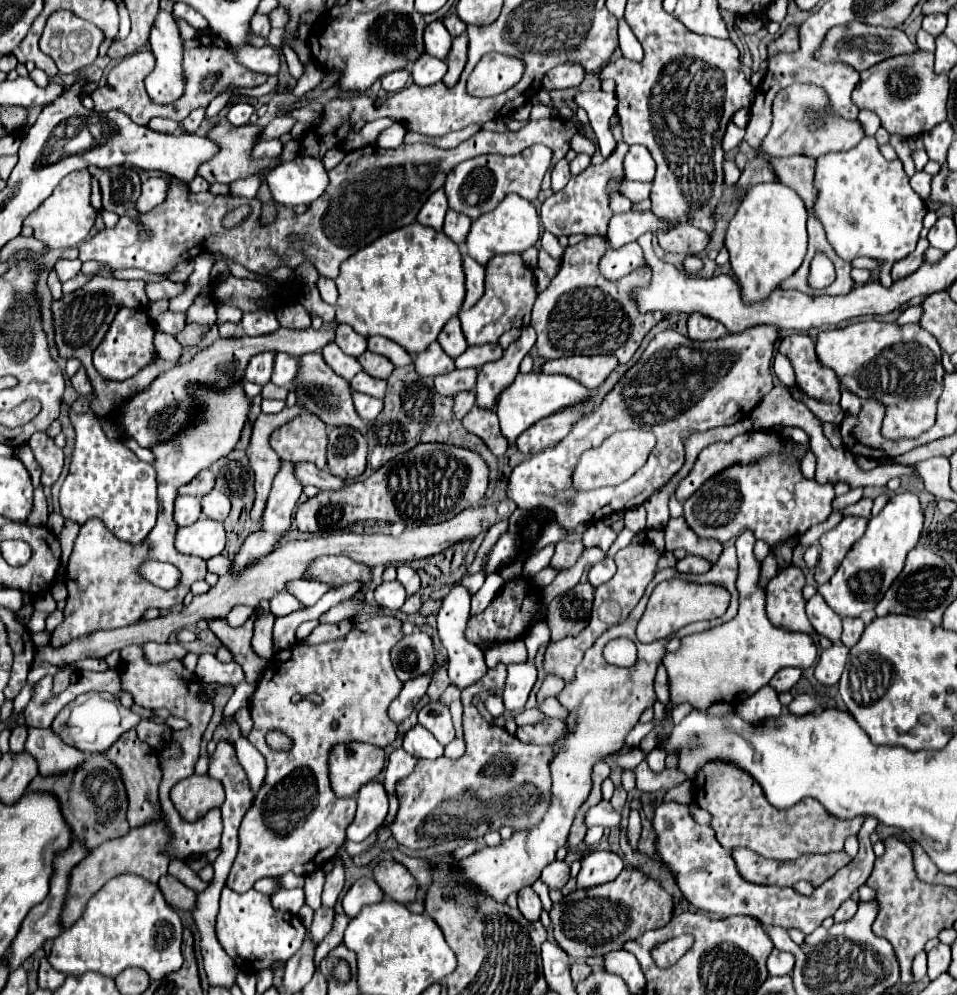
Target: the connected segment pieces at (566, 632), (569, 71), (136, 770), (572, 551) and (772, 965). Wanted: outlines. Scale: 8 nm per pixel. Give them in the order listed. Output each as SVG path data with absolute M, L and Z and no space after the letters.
M577 584L571 594L553 600L545 618L551 628L551 642L579 634L589 624L591 606L593 606L591 584Z
M559 64L547 72L547 78L543 78L543 88L545 90L571 88L579 86L583 78L585 78L585 68L581 64Z
M129 730L127 734L123 734L123 738L119 738L119 742L115 742L115 746L111 746L111 750L105 752L105 756L119 768L121 772L121 780L125 784L127 790L127 822L129 826L139 826L143 822L155 820L157 814L161 814L159 810L159 778L161 778L161 770L159 770L159 762L157 762L157 752L151 752L151 746L141 742L135 734L135 730Z
M575 540L575 542L559 542L559 544L555 544L555 554L551 558L551 566L555 570L571 568L577 562L581 552L583 552L583 544L579 540Z
M777 948L767 958L767 970L771 976L785 976L793 970L793 966L795 966L795 958L789 952L781 952Z

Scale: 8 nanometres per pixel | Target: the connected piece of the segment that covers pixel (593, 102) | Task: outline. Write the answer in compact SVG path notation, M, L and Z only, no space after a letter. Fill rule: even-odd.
M583 92L577 94L575 98L577 106L585 108L589 114L589 124L593 128L593 132L597 134L597 144L599 144L599 152L603 154L603 158L607 158L611 154L611 150L615 150L617 142L613 138L613 134L609 132L609 118L615 114L617 110L617 96L613 92Z

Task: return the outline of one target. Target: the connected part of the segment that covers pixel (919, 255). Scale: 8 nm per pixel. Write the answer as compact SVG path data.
M921 238L919 244L917 244L917 248L907 258L895 262L893 272L891 272L893 274L893 280L901 280L901 278L913 274L925 262L925 250L927 248L929 248L929 240L927 238Z

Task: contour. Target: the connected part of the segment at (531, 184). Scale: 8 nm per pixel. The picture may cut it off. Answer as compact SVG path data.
M531 146L515 156L479 156L455 166L455 170L447 176L445 194L449 200L449 208L455 212L467 214L471 220L479 218L485 212L491 212L507 194L515 192L525 200L535 200L541 190L541 180L547 168L551 166L553 152L547 146Z

